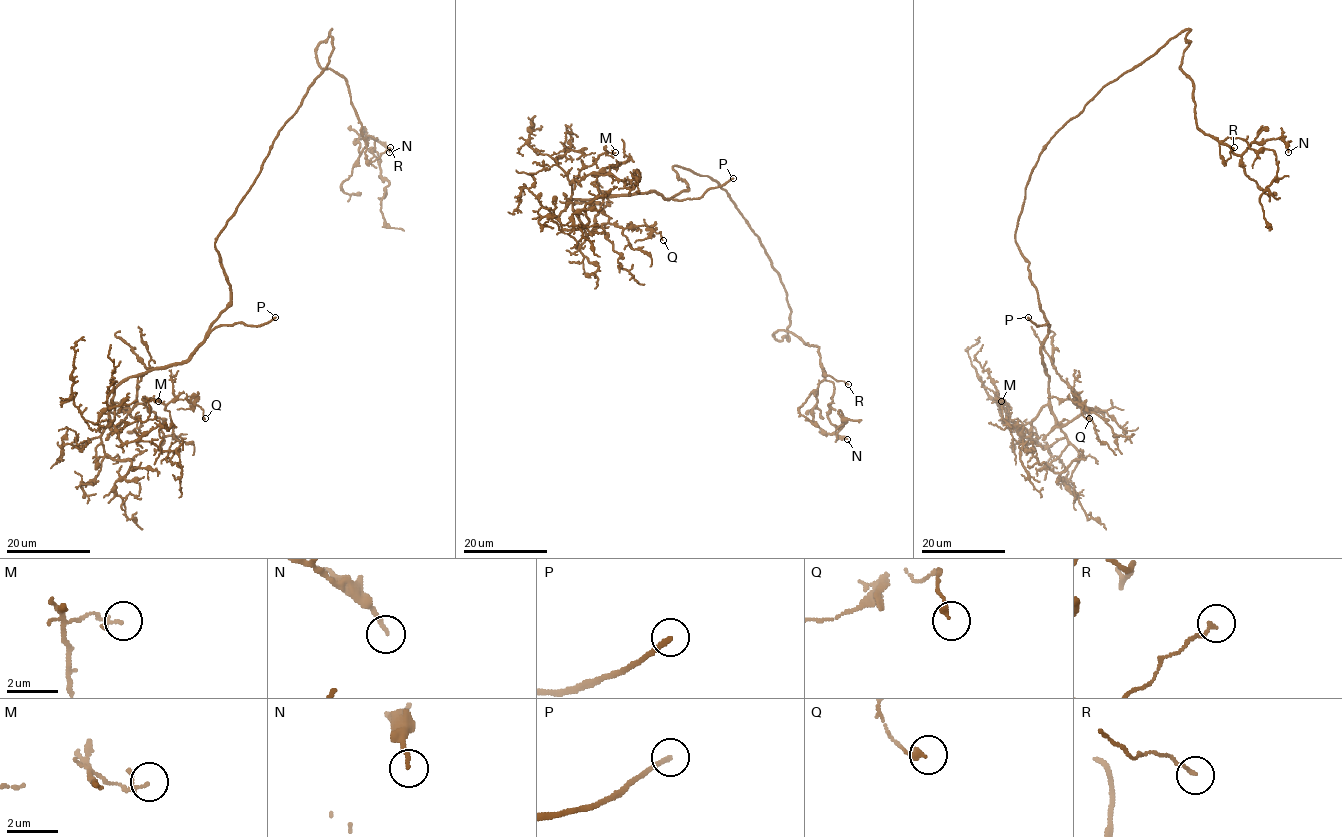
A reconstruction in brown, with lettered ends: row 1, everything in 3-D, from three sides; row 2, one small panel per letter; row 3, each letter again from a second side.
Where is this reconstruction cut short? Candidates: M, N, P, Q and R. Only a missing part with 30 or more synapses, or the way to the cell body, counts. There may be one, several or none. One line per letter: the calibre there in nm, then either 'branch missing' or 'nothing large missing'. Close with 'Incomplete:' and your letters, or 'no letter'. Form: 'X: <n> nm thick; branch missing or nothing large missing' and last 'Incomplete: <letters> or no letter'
M: 100 nm thick; nothing large missing
N: 150 nm thick; nothing large missing
P: 200 nm thick; branch missing
Q: 240 nm thick; nothing large missing
R: 140 nm thick; nothing large missing
Incomplete: P

